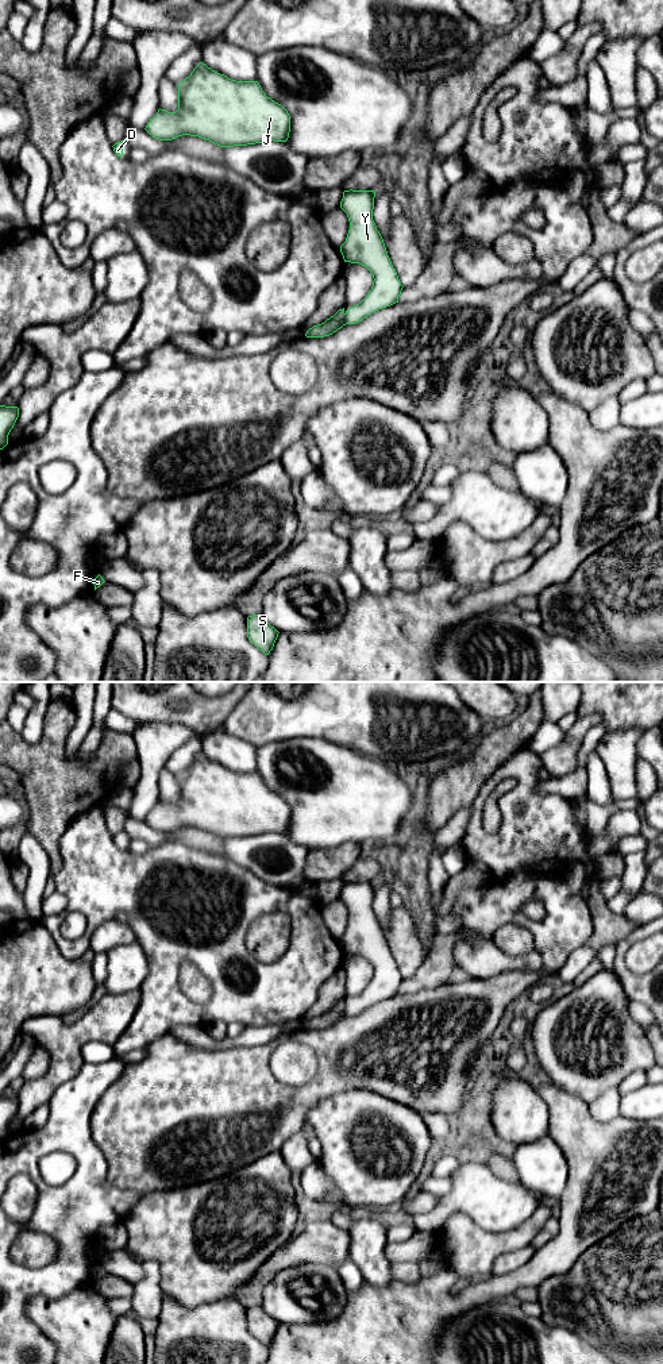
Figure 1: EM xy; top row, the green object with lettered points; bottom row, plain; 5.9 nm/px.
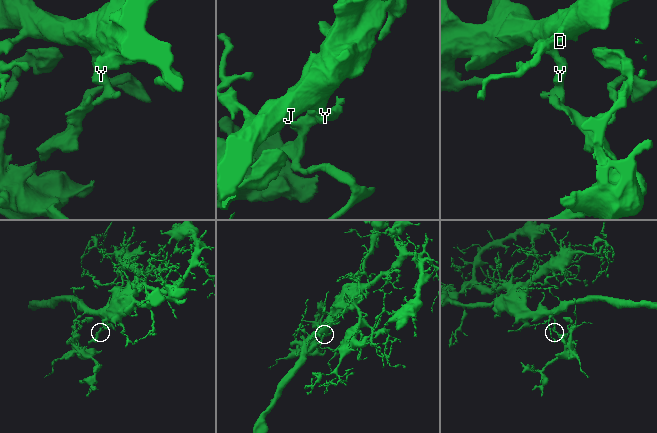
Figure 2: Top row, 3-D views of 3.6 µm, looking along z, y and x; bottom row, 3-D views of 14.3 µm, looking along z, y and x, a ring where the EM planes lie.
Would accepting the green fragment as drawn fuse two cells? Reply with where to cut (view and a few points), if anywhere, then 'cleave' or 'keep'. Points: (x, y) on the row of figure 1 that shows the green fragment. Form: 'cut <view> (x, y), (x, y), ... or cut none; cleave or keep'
cut xy (343, 313), (345, 324); cleave

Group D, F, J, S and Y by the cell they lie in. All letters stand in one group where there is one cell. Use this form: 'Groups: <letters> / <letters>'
Groups: D J Y / F S

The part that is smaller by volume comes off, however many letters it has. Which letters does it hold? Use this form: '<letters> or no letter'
F, S

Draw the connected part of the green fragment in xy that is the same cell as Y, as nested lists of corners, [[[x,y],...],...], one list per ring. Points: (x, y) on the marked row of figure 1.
[[[350,189],[343,192],[343,199],[340,201],[340,208],[347,213],[350,221],[346,242],[340,246],[343,259],[344,262],[359,263],[367,267],[374,278],[367,296],[359,304],[346,311],[344,324],[356,324],[373,312],[398,303],[398,296],[404,288],[388,255],[383,239],[373,220],[374,197],[374,190]]]

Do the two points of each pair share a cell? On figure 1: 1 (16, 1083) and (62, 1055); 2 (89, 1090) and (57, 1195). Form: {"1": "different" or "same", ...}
{"1": "different", "2": "same"}

